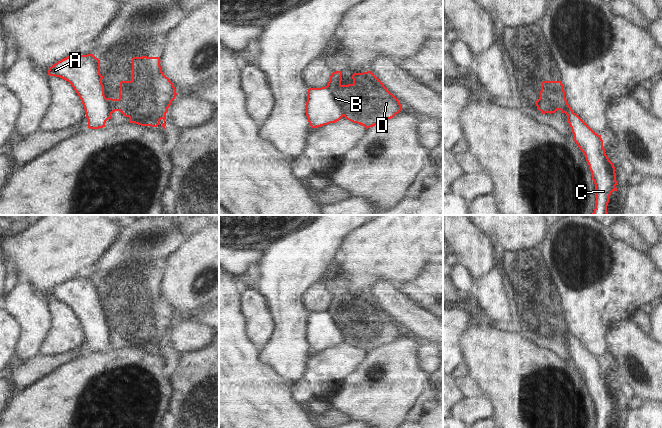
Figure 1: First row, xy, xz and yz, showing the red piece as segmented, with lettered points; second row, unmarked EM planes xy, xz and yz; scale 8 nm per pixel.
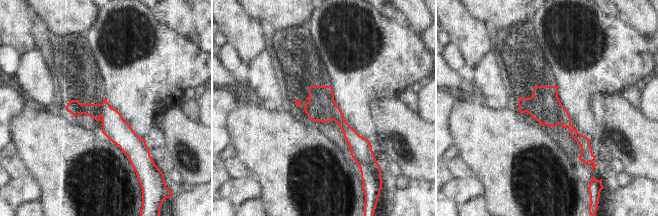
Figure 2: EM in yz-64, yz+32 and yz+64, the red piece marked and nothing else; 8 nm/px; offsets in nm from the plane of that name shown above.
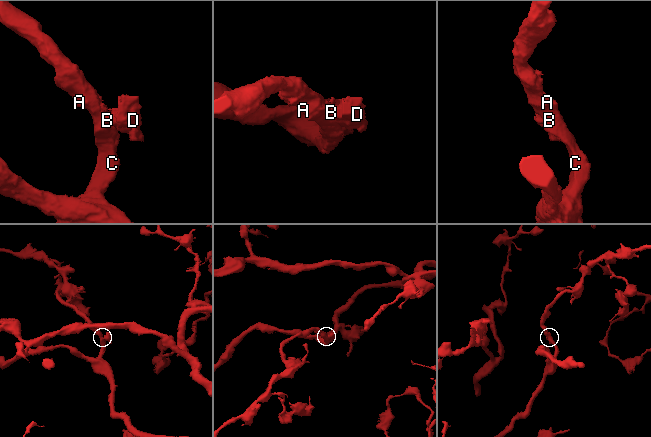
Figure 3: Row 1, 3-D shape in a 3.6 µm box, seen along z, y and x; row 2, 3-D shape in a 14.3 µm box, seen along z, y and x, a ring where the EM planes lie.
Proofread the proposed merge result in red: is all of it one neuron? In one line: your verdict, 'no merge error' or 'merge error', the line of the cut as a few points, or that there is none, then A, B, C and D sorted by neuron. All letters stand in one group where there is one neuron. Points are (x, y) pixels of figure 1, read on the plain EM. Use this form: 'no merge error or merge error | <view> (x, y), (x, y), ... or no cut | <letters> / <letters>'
merge error | xz (353, 308), (352, 311), (344, 314), (345, 327), (342, 339) | A B C / D

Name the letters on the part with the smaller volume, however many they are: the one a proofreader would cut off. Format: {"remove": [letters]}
{"remove": ["D"]}

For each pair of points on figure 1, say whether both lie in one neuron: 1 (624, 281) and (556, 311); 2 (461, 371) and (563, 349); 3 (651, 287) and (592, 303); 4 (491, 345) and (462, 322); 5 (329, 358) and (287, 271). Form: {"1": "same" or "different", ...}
{"1": "same", "2": "different", "3": "same", "4": "different", "5": "different"}

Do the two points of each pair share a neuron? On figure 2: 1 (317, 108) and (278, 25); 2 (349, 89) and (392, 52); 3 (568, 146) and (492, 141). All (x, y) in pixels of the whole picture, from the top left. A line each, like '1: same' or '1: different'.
1: different
2: same
3: same

